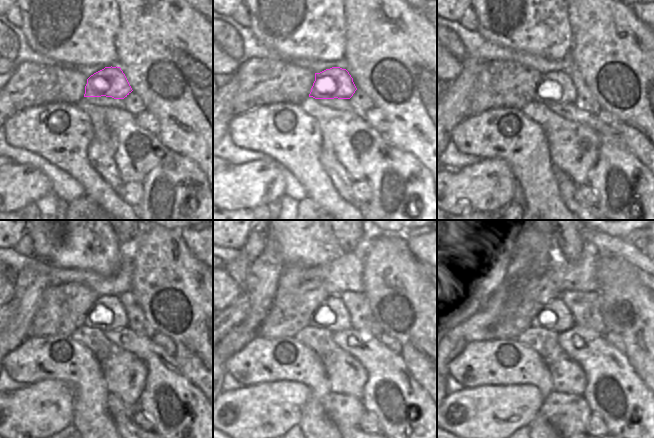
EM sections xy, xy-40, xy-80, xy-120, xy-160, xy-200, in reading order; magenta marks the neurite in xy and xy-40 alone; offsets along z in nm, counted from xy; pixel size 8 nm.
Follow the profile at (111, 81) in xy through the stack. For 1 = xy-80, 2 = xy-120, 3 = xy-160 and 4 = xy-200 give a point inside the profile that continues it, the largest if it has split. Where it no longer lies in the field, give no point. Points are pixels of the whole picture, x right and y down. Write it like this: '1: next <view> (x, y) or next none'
1: next xy-80 (555, 87)
2: next xy-120 (108, 314)
3: next xy-160 (332, 315)
4: next xy-200 (556, 316)

